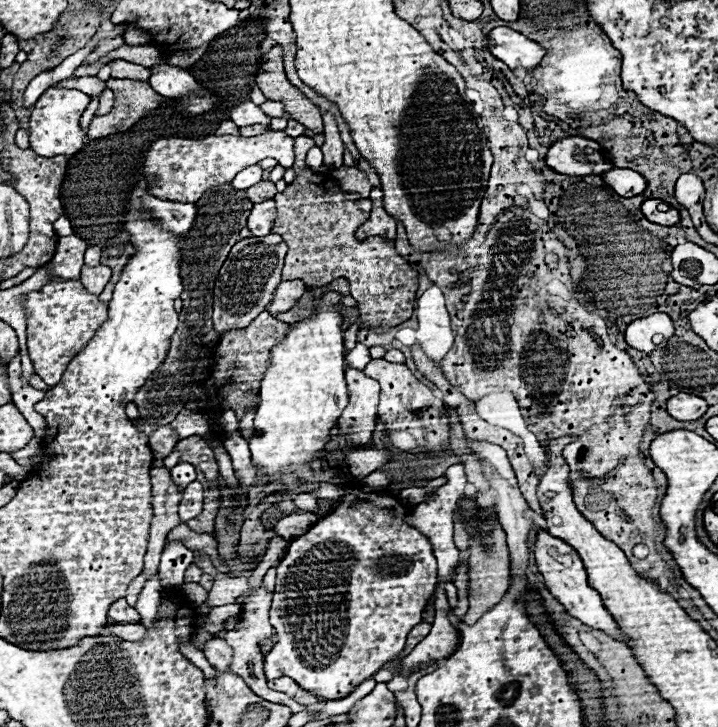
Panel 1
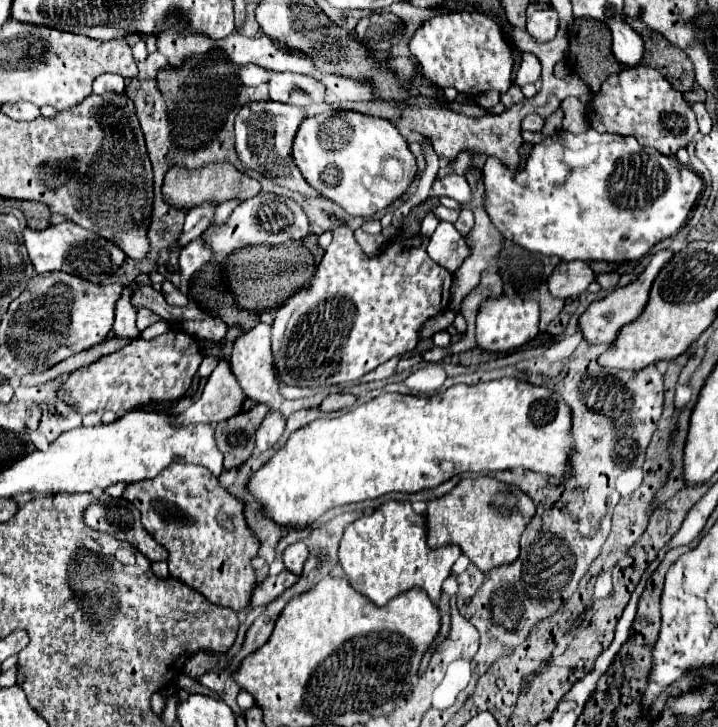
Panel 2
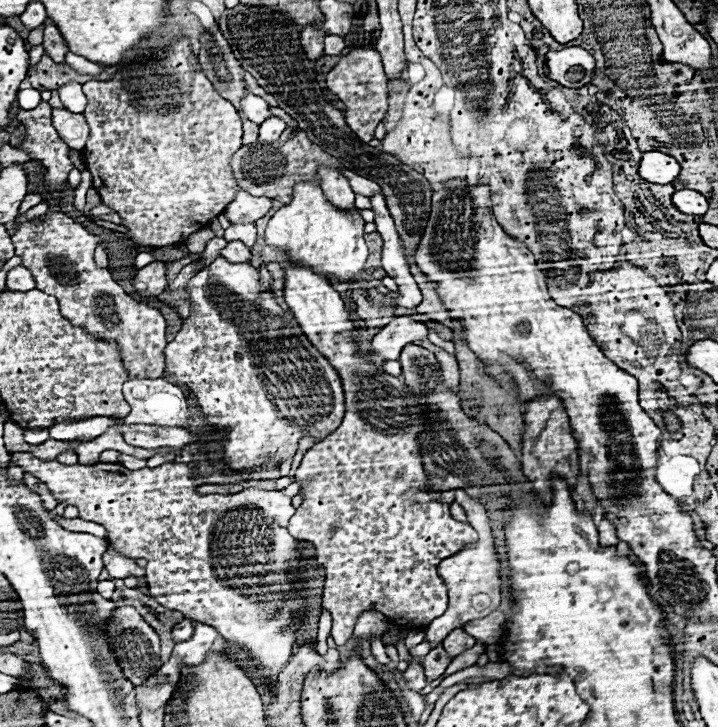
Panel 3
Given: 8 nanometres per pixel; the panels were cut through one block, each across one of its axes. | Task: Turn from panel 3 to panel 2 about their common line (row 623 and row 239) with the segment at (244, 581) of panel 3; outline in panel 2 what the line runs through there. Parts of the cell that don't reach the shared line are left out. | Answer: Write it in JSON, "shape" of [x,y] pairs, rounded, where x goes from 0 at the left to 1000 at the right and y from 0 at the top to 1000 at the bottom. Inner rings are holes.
{"shape":[[[362,264],[359,270],[334,278],[331,286],[320,294],[320,300],[312,308],[295,308],[281,322],[281,330],[298,349],[320,349],[343,338],[421,330],[429,325],[429,319],[432,319],[432,303],[415,278],[379,264]]]}

